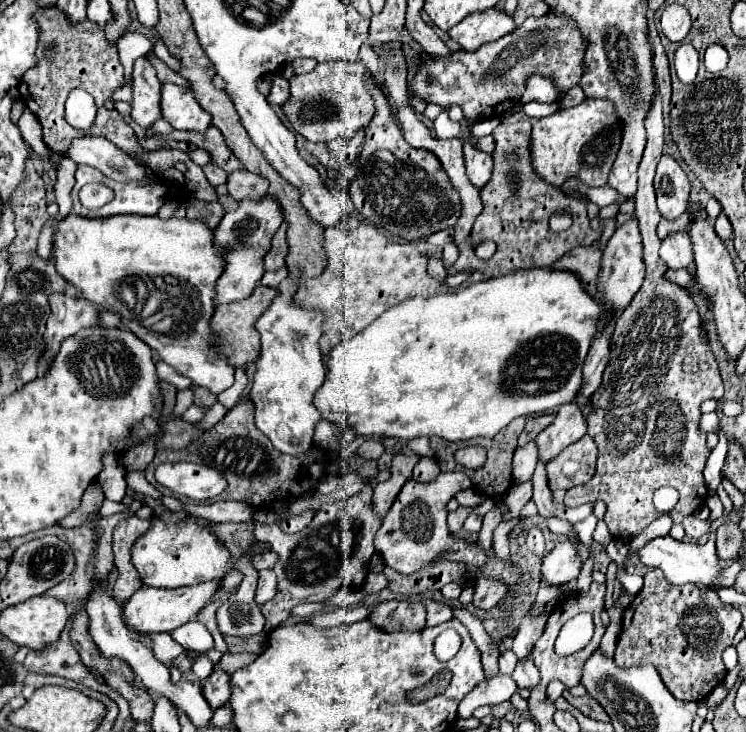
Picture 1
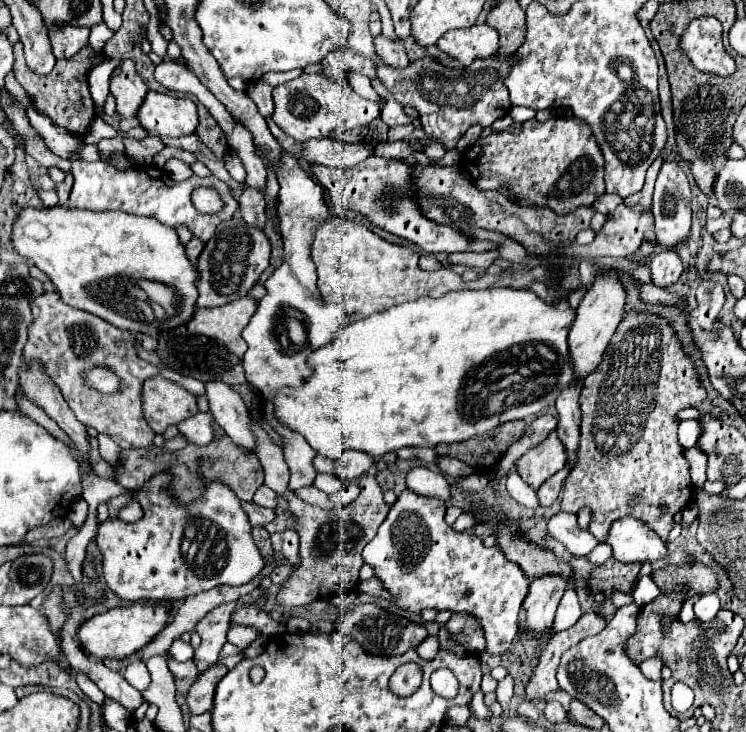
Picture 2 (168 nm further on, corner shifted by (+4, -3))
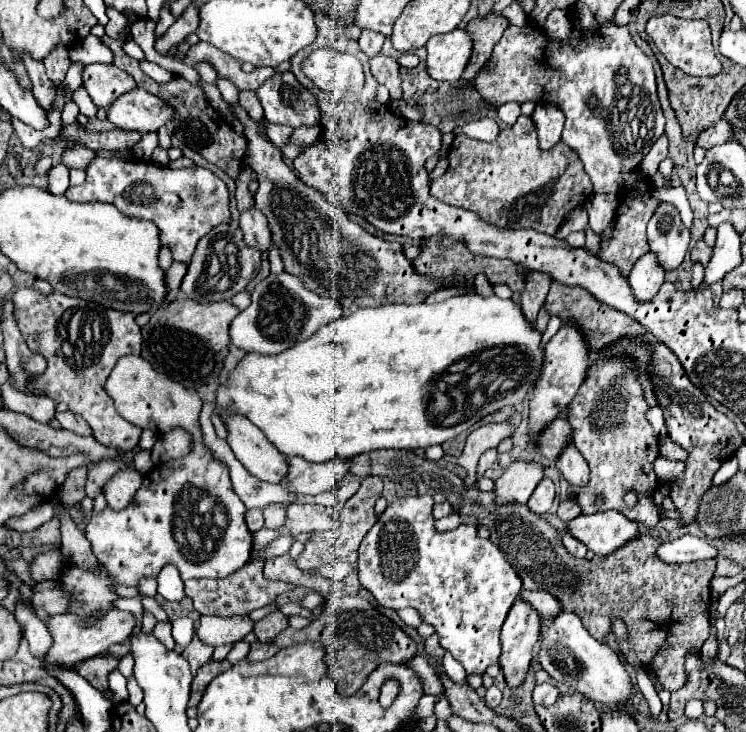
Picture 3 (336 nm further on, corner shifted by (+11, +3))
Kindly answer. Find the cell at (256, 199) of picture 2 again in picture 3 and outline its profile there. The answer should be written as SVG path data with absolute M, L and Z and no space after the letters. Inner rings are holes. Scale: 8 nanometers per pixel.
M250 208L250 210L242 212L242 216L240 216L240 230L244 232L244 242L250 248L256 248L260 252L268 252L270 250L270 246L272 246L270 230L268 230L266 216L260 210Z

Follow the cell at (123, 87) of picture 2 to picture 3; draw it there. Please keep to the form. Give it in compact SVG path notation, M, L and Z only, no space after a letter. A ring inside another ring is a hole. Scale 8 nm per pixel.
M88 64L82 72L82 86L98 108L108 108L116 96L136 88L136 82L114 64Z

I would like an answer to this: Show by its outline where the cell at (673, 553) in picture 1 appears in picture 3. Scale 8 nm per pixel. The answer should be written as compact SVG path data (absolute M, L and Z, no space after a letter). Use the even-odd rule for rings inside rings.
M598 512L592 516L578 516L566 524L566 530L586 544L588 550L594 554L606 556L608 552L614 552L620 548L620 544L626 544L632 540L632 536L638 534L638 524L634 520L628 520L620 512Z

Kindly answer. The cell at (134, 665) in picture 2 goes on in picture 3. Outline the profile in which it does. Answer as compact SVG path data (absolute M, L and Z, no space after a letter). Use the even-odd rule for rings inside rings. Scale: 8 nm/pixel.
M114 670L110 674L110 690L114 696L114 704L120 700L128 700L128 688L126 688L126 678L120 674L120 670Z

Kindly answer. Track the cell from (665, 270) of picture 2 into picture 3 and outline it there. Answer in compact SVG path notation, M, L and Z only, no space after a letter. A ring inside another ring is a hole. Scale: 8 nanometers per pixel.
M652 252L642 256L634 264L628 282L636 302L650 302L656 296L656 292L664 282L664 274L660 272L660 268L656 268L656 260L652 260Z

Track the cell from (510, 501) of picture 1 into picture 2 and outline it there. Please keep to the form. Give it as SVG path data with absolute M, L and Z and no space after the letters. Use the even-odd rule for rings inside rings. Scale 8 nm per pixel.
M464 511L461 516L453 524L453 528L458 532L465 532L465 530L473 527L475 525L475 520L473 515Z

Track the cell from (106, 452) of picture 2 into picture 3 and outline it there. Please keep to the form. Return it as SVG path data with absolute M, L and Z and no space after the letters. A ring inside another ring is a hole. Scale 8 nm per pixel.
M56 410L54 418L62 424L62 428L66 428L70 432L76 432L80 436L92 436L92 430L88 428L88 424L84 424L84 418L76 416L74 412L58 412Z

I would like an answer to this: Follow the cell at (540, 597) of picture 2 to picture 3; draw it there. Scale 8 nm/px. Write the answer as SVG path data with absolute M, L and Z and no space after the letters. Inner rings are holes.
M516 600L502 626L500 666L510 688L524 684L530 658L540 640L540 614L526 602Z

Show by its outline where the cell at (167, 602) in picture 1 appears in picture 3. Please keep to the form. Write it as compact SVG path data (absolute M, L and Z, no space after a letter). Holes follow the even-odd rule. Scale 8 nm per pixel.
M112 610L108 612L108 616L104 616L104 620L100 620L100 624L92 626L92 628L80 628L80 624L76 624L76 620L72 620L72 616L64 616L64 614L56 614L50 616L46 622L46 628L54 640L52 648L46 652L44 662L46 664L60 664L60 666L72 666L76 662L94 658L102 652L108 650L108 646L112 644L120 644L126 642L128 636L132 634L134 628L134 616L130 612L124 610Z

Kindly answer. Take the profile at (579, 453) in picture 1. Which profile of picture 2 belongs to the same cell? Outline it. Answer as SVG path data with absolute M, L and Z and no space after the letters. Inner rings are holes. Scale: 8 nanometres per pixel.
M565 464L565 468L563 468L563 470L555 472L551 478L547 478L547 480L539 486L537 494L539 494L539 502L541 502L543 506L549 506L549 504L553 504L553 502L557 500L559 490L561 490L561 486L563 486L565 478L569 476L569 472L571 472L571 466L567 466L567 464Z

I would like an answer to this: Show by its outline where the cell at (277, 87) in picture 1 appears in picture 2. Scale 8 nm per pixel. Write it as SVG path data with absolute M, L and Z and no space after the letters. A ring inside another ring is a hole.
M253 82L247 88L249 98L257 104L261 116L271 116L273 114L273 88L267 86L267 82Z

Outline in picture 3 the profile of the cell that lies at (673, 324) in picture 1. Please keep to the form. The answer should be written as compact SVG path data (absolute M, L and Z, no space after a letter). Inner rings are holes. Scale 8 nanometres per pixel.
M610 358L610 360L596 360L590 368L590 374L586 376L584 384L580 386L576 398L572 400L572 404L568 406L568 420L572 424L574 430L574 444L580 450L580 454L584 456L584 460L590 466L590 486L584 492L576 492L576 488L570 486L570 496L582 506L582 514L592 514L592 498L602 498L604 502L598 506L598 512L606 512L606 510L618 510L622 512L626 518L630 520L638 520L644 526L652 528L658 522L658 510L654 506L654 502L650 500L650 496L646 496L646 492L656 490L658 478L652 470L652 462L654 458L660 456L658 446L654 442L654 434L652 434L652 426L644 420L644 412L648 410L646 400L640 394L640 386L638 386L638 374L634 370L634 364L630 358ZM626 492L636 492L638 502L634 508L630 508L624 502L624 494Z

